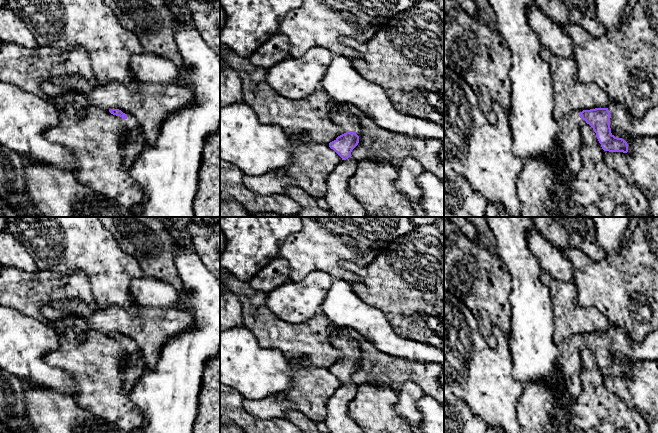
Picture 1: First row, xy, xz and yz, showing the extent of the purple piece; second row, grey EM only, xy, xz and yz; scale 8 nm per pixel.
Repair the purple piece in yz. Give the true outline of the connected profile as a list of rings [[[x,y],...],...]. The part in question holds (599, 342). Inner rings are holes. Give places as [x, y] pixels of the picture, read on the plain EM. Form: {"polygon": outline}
{"polygon": [[[611,325],[607,332],[595,332],[590,334],[583,334],[579,338],[571,336],[564,342],[558,345],[561,352],[557,363],[559,365],[559,371],[557,380],[561,383],[564,389],[574,398],[576,398],[582,390],[580,374],[581,374],[581,358],[580,358],[580,343],[586,345],[594,356],[596,361],[601,368],[604,375],[609,376],[628,376],[628,368],[622,363],[615,361],[611,355],[627,359],[629,361],[645,361],[645,360],[658,360],[658,328],[653,332],[649,333],[643,341],[633,341],[626,332],[620,327]]]}

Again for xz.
{"polygon": [[[348,355],[329,367],[329,371],[343,384],[327,402],[324,422],[329,433],[365,433],[348,412],[348,403],[358,389],[351,376],[358,367],[359,360],[355,355]]]}

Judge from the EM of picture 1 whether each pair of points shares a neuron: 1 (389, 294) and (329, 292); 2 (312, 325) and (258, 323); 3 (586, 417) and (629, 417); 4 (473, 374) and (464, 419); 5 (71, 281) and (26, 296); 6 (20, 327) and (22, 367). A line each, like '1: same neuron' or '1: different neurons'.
1: different neurons
2: same neuron
3: same neuron
4: different neurons
5: same neuron
6: same neuron

